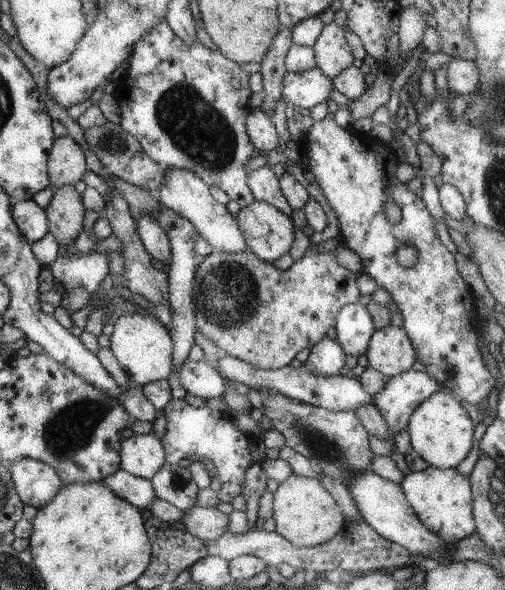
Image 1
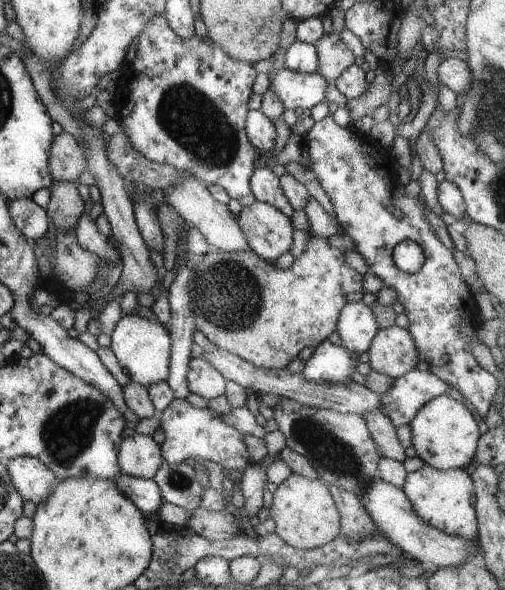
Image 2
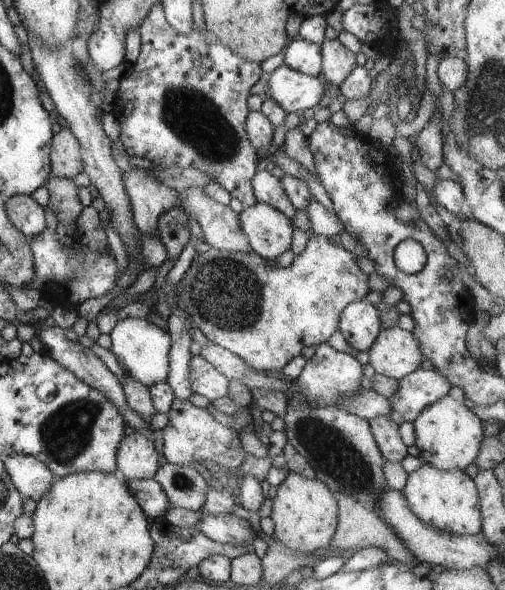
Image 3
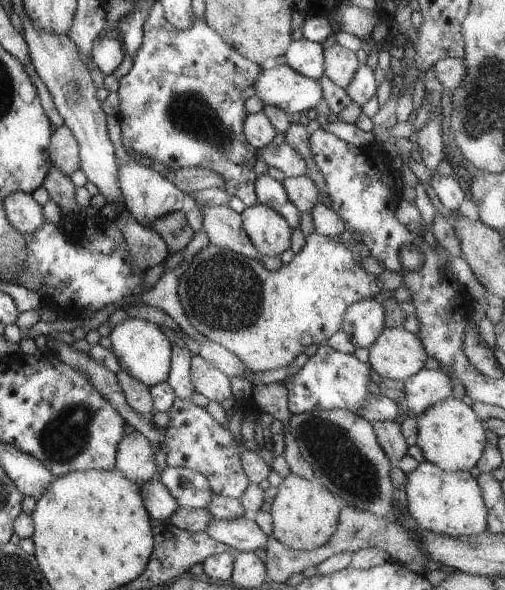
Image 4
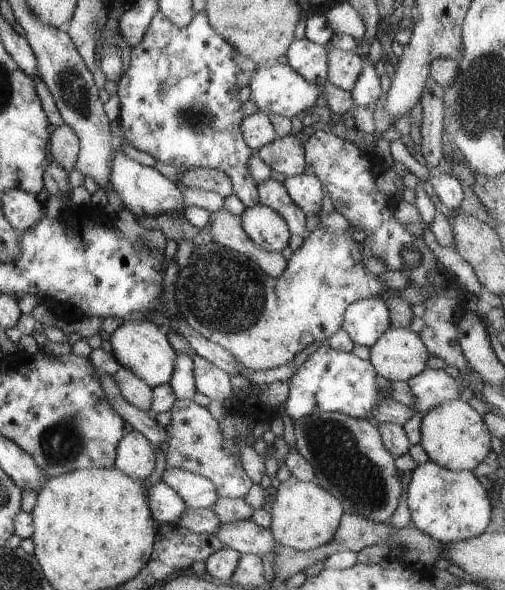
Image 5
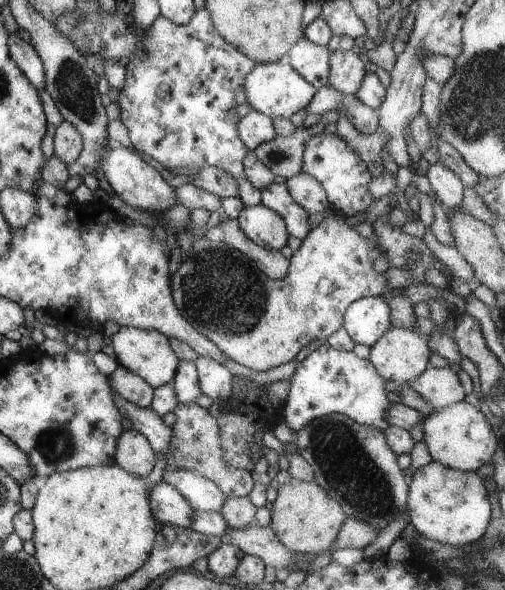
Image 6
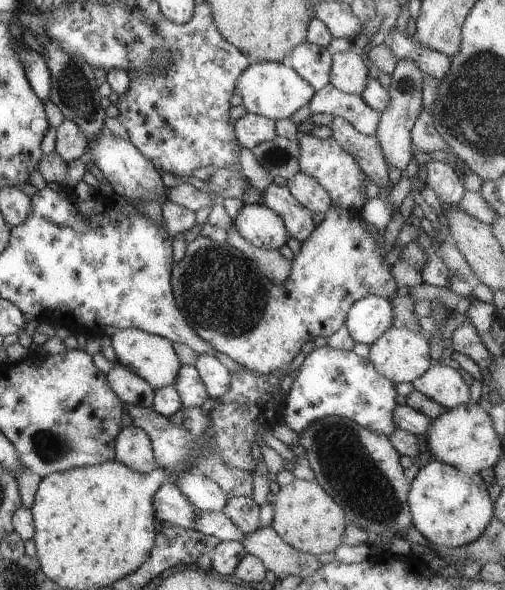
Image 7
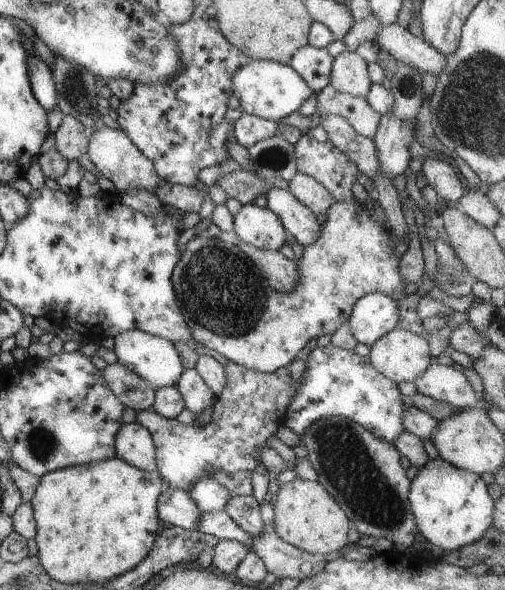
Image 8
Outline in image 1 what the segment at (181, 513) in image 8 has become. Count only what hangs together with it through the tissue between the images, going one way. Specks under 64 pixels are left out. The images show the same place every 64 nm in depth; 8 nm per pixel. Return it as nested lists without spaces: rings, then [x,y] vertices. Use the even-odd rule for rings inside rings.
[[[122,469],[104,478],[100,484],[110,488],[114,494],[126,500],[128,504],[133,504],[143,513],[147,513],[148,506],[157,498],[151,480],[134,476]]]

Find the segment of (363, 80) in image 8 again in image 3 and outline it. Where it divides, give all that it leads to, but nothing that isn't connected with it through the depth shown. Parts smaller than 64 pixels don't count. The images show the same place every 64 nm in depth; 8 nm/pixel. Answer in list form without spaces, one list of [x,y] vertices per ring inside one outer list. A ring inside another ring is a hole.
[[[325,39],[320,44],[320,52],[321,73],[324,74],[327,83],[336,86],[340,86],[340,82],[361,63],[361,57],[342,45],[338,39]]]

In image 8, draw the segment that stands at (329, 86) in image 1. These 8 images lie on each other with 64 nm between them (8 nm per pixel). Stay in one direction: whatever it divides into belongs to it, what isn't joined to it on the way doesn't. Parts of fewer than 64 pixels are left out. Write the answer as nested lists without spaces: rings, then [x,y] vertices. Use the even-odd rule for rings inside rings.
[[[250,59],[248,64],[244,64],[244,66],[234,74],[232,84],[234,90],[233,95],[238,98],[240,107],[244,113],[276,122],[280,122],[280,120],[298,110],[300,106],[314,94],[310,86],[304,82],[304,79],[290,65],[260,59]]]

